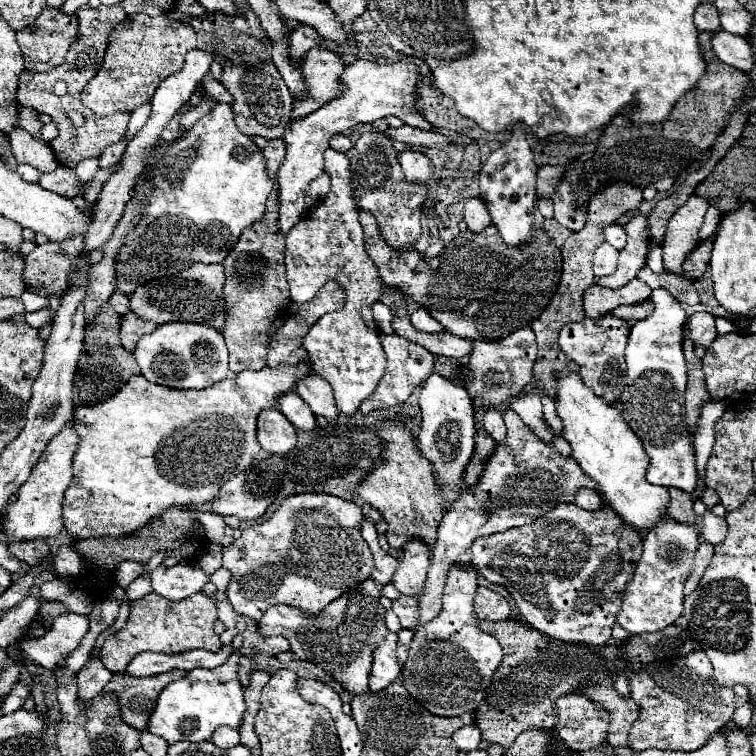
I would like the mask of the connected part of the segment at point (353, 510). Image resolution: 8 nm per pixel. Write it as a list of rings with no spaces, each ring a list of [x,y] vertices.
[[[294,494],[286,496],[278,510],[264,522],[242,530],[242,536],[230,546],[224,546],[224,568],[232,572],[228,598],[234,610],[258,622],[274,604],[300,608],[302,612],[318,614],[346,590],[358,586],[372,574],[372,554],[360,536],[362,510],[354,502],[334,498],[330,494]]]

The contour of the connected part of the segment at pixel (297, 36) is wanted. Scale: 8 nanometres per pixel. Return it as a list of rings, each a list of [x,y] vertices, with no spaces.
[[[298,24],[298,28],[294,28],[288,38],[290,64],[300,66],[306,52],[312,48],[328,48],[328,42],[324,40],[324,36],[318,36],[318,32],[314,32],[314,28],[310,28],[308,24]]]

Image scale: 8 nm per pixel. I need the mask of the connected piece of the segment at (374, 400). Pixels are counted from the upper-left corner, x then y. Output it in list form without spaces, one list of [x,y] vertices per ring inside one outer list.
[[[380,334],[380,344],[382,344],[382,350],[386,354],[386,362],[388,364],[386,364],[384,376],[378,382],[376,390],[362,402],[362,406],[360,406],[362,414],[370,414],[374,410],[384,410],[384,408],[392,408],[392,406],[404,404],[408,400],[408,396],[412,394],[412,390],[416,386],[420,386],[434,372],[432,354],[426,348],[422,348],[422,346],[402,338],[398,334]]]

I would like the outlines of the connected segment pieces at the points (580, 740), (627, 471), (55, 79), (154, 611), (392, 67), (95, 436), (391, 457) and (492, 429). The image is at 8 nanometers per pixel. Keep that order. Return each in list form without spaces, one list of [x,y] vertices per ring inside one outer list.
[[[578,694],[560,696],[554,702],[556,724],[554,730],[574,752],[584,752],[600,746],[608,732],[608,712],[590,704],[588,698]]]
[[[554,372],[556,378],[556,414],[562,420],[562,438],[572,448],[572,458],[578,466],[600,484],[600,496],[608,502],[616,514],[632,524],[638,532],[648,532],[658,524],[670,504],[668,490],[662,486],[652,486],[646,480],[646,468],[650,464],[644,452],[642,440],[626,424],[624,416],[612,404],[606,404],[602,396],[596,396],[578,374]]]
[[[120,4],[100,6],[96,10],[92,10],[90,6],[82,6],[76,16],[78,16],[80,30],[78,30],[76,42],[68,48],[64,64],[42,74],[32,74],[30,70],[22,70],[18,90],[16,90],[16,100],[22,106],[30,106],[38,112],[52,116],[52,122],[58,126],[58,132],[60,132],[58,138],[52,140],[52,148],[58,162],[66,168],[76,168],[78,162],[86,158],[100,158],[106,146],[124,138],[128,120],[130,120],[128,112],[118,112],[114,116],[94,116],[94,112],[90,112],[90,108],[86,108],[80,100],[80,92],[84,92],[86,84],[96,76],[96,72],[104,62],[104,54],[114,26],[126,18],[124,8]]]
[[[148,592],[144,598],[132,600],[130,616],[126,620],[126,626],[120,628],[116,634],[108,636],[102,646],[102,662],[110,672],[124,672],[128,662],[140,654],[140,652],[164,652],[164,654],[178,654],[188,652],[196,648],[206,648],[210,652],[216,652],[221,648],[219,637],[214,634],[214,622],[216,622],[216,602],[198,592],[186,600],[172,602],[156,592]]]
[[[356,60],[354,64],[346,66],[340,74],[340,84],[344,90],[330,102],[326,102],[314,114],[290,122],[284,132],[286,142],[286,156],[282,168],[278,170],[278,188],[280,188],[280,228],[288,232],[294,224],[300,222],[306,204],[304,204],[304,188],[322,174],[322,154],[328,148],[330,136],[338,132],[346,132],[358,124],[372,124],[386,116],[396,116],[404,124],[420,128],[420,130],[434,130],[422,114],[414,108],[416,102],[416,64],[412,62],[394,62],[394,64],[372,64],[366,60]]]
[[[302,362],[298,366],[286,366],[286,364],[280,364],[280,366],[264,366],[262,370],[254,372],[254,370],[244,370],[240,372],[236,378],[232,380],[222,380],[206,390],[170,390],[166,386],[158,386],[158,384],[150,384],[144,376],[132,376],[122,388],[120,392],[116,392],[112,398],[104,400],[104,402],[98,402],[98,404],[92,404],[92,406],[78,406],[74,408],[74,430],[78,434],[78,448],[74,452],[74,458],[72,458],[72,466],[74,466],[74,478],[66,490],[66,496],[64,496],[64,506],[62,506],[62,518],[64,518],[64,528],[66,532],[74,538],[74,540],[84,540],[84,538],[106,538],[106,536],[112,536],[112,538],[120,538],[124,534],[130,534],[142,526],[146,526],[150,522],[152,516],[158,516],[162,514],[166,508],[170,506],[176,506],[176,504],[206,504],[210,502],[220,486],[230,480],[230,476],[246,470],[250,466],[250,462],[254,460],[254,456],[258,454],[260,450],[260,444],[256,440],[256,418],[260,414],[260,410],[264,408],[272,408],[276,406],[276,398],[282,394],[282,392],[292,392],[294,390],[294,382],[298,378],[304,378],[308,372],[312,370],[310,364]]]
[[[386,420],[376,434],[384,448],[366,480],[358,486],[358,494],[364,502],[380,510],[382,518],[388,522],[386,540],[392,548],[402,548],[410,538],[422,538],[428,546],[434,546],[436,528],[444,516],[444,500],[440,488],[434,484],[432,466],[418,454],[414,436],[406,426]]]
[[[488,408],[488,410],[484,412],[482,424],[484,424],[486,432],[488,432],[496,442],[502,442],[502,440],[506,438],[506,426],[504,426],[502,414],[500,414],[496,408]]]

